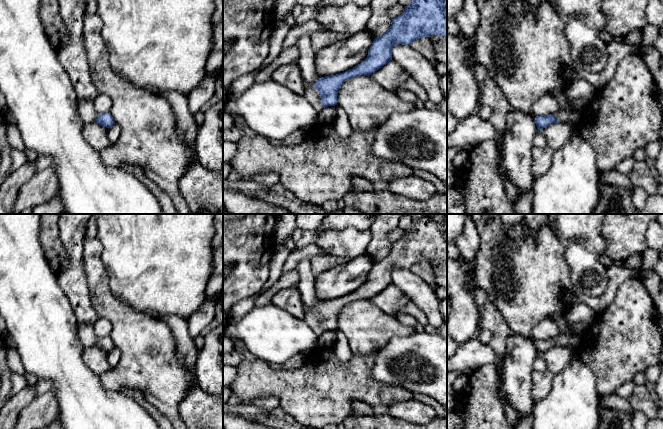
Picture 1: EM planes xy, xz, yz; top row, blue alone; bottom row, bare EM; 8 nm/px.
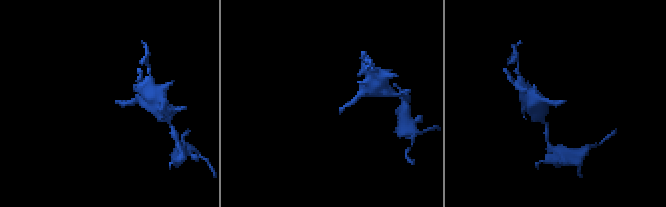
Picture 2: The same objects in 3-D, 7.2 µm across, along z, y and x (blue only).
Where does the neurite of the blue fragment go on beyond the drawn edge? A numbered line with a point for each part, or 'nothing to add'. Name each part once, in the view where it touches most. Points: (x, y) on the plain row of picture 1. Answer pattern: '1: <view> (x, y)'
1: xz (312, 319)

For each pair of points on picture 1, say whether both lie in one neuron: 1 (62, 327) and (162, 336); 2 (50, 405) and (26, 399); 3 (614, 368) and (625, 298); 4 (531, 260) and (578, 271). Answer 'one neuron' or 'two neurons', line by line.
1: two neurons
2: two neurons
3: one neuron
4: two neurons

